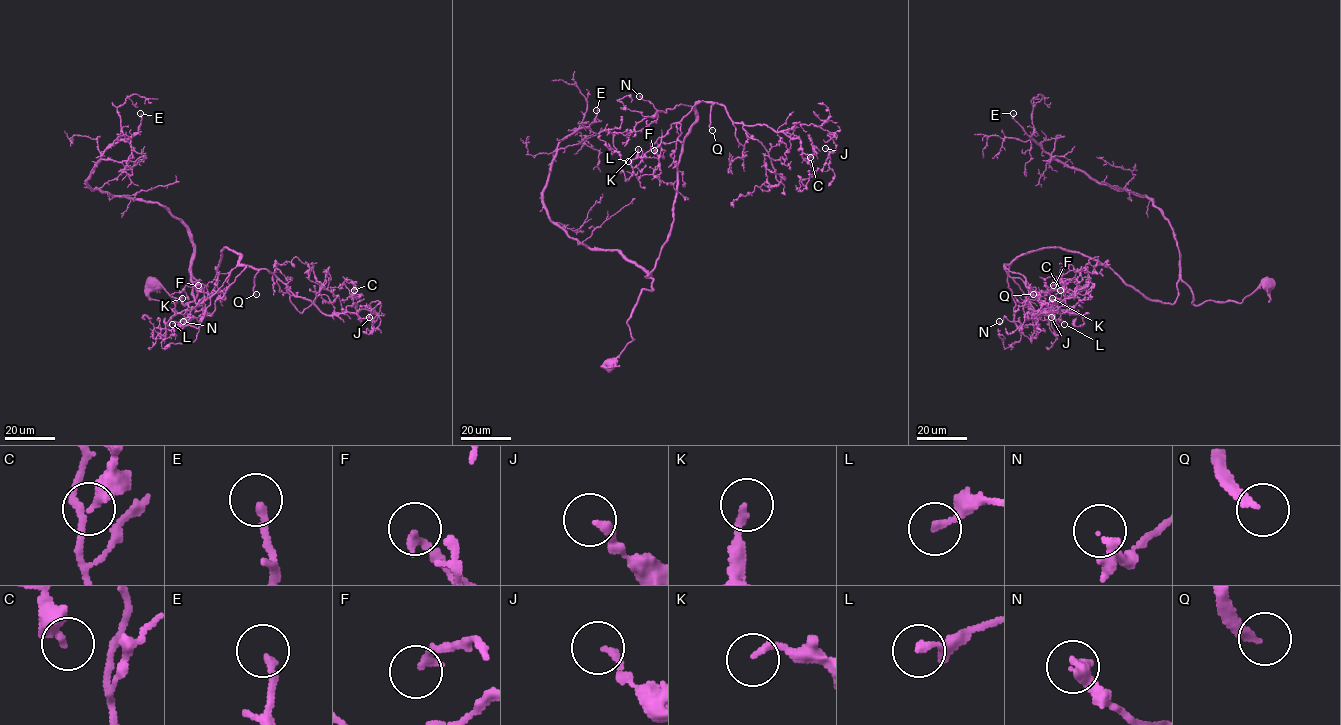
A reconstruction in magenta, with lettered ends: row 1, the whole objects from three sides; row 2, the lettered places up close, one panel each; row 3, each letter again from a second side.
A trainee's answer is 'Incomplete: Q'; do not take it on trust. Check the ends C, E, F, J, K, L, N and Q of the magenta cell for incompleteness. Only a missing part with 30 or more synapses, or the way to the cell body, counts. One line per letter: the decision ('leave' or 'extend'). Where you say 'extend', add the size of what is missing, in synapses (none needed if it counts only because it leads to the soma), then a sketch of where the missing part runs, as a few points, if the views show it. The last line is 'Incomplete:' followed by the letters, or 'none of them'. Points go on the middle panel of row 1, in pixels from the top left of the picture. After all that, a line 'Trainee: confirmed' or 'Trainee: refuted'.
C: leave
E: leave
F: leave
J: leave
K: leave
L: leave
N: leave
Q: extend; 250 synapses; course (712, 130), (709, 147), (717, 160), (702, 163), (697, 168), (710, 193), (710, 204), (722, 205)
Incomplete: Q
Trainee: confirmed

